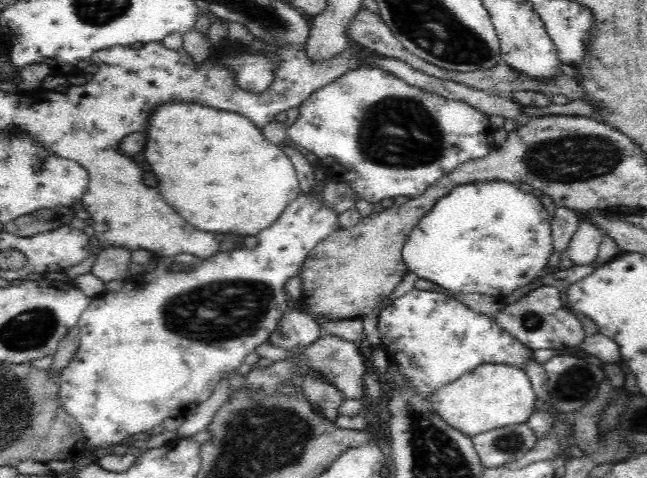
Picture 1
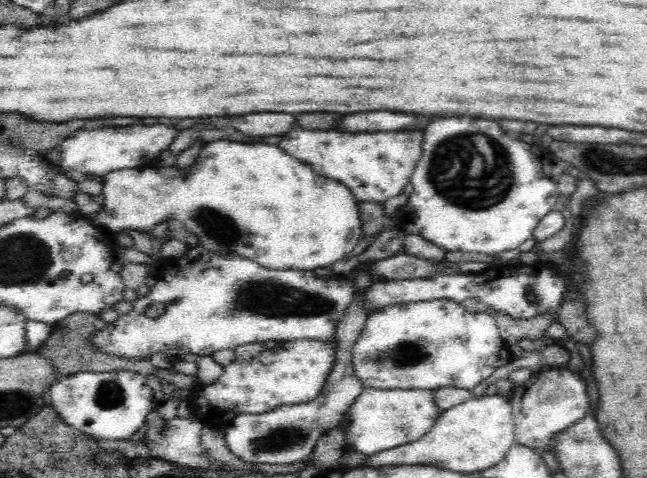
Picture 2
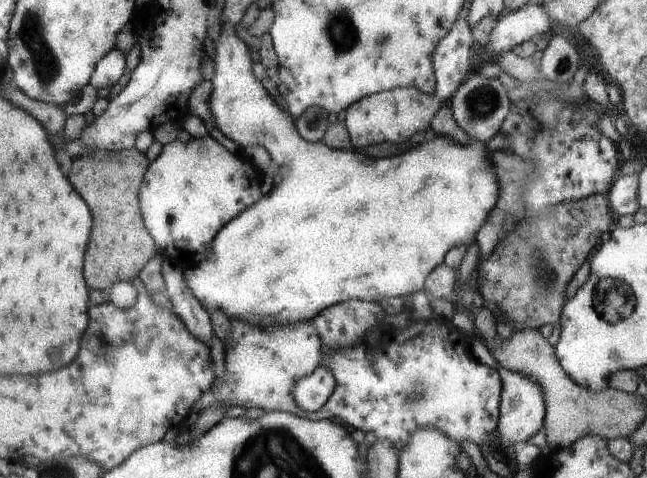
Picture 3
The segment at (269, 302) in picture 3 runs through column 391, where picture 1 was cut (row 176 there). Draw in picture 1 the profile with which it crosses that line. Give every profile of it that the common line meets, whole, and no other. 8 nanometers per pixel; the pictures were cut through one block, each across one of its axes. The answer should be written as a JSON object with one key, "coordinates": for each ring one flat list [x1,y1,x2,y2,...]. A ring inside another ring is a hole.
{"coordinates":[[167,105,164,106,154,118,152,118,152,126,146,130,148,133,148,144,144,150,146,159,152,164,152,170,154,174,158,176,158,190,162,192,162,196,166,198,166,202,170,206,176,208,176,212,188,220,194,228,202,230,202,232,220,232,220,234,238,234,239,236,258,236,264,230,273,226,280,216,284,213,288,207,291,206,292,202,298,198,300,192,303,192,300,187,300,181,290,162,288,155,274,142,268,140,262,130,260,130,252,121,238,113,229,113,222,110,209,109,207,106,202,105]]}

